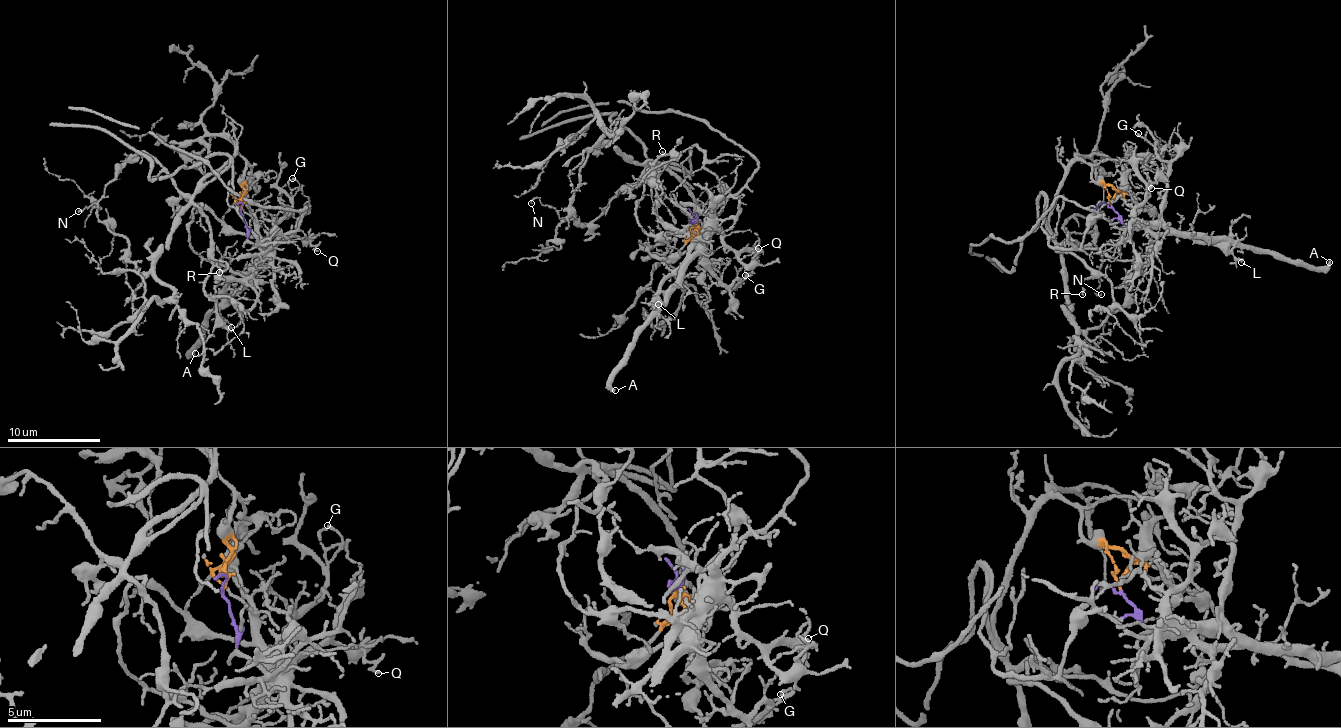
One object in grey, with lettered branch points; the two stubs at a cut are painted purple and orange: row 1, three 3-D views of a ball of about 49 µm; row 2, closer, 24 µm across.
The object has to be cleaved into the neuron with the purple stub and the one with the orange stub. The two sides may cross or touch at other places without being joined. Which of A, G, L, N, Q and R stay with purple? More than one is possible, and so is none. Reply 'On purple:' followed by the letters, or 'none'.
On purple: A, G, L, Q

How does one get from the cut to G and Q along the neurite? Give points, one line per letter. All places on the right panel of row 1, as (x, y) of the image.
G: (1110, 205), (1124, 230), (1147, 227), (1159, 217), (1168, 166), (1139, 133)
Q: (1110, 205), (1124, 230), (1153, 178), (1150, 189)

